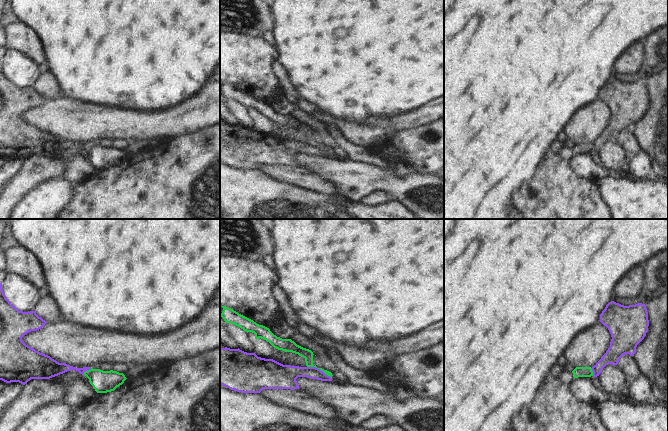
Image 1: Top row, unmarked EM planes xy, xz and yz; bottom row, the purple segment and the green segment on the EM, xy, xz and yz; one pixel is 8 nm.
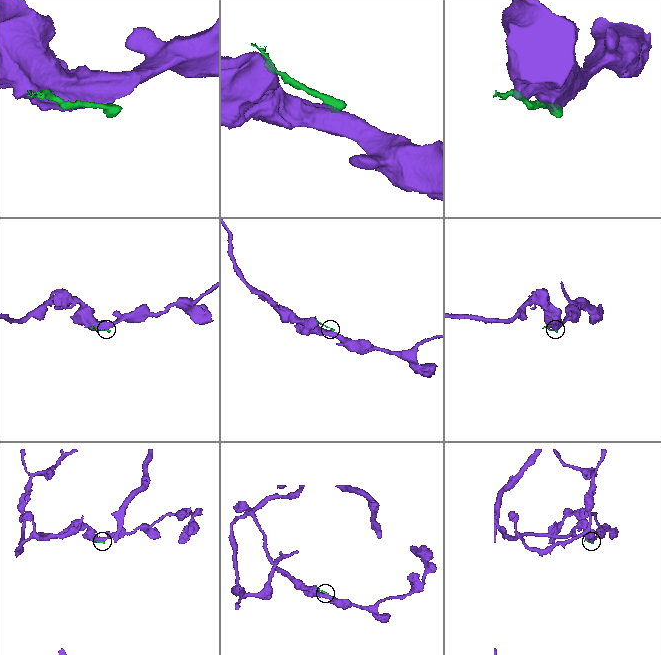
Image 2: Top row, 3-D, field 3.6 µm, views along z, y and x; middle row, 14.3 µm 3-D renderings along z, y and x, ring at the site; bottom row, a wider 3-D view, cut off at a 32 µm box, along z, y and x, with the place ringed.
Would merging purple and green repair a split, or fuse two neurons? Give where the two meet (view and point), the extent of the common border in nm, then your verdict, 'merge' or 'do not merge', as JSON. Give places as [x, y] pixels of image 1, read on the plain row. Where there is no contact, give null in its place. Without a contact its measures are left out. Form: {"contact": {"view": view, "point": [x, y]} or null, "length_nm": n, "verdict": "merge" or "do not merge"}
{"contact": {"view": "xy", "point": [87, 145]}, "length_nm": 90, "verdict": "do not merge"}

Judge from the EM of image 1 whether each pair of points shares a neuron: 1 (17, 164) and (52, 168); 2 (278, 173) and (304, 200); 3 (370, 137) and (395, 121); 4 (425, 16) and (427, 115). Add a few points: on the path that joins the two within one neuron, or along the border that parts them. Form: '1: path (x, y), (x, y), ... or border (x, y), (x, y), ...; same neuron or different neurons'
1: border (24, 161), (24, 164), (12, 176); different neurons
2: border (265, 174), (310, 189); different neurons
3: border (362, 122), (368, 125), (396, 128), (398, 130); different neurons
4: border (433, 99), (424, 105), (405, 112); different neurons

